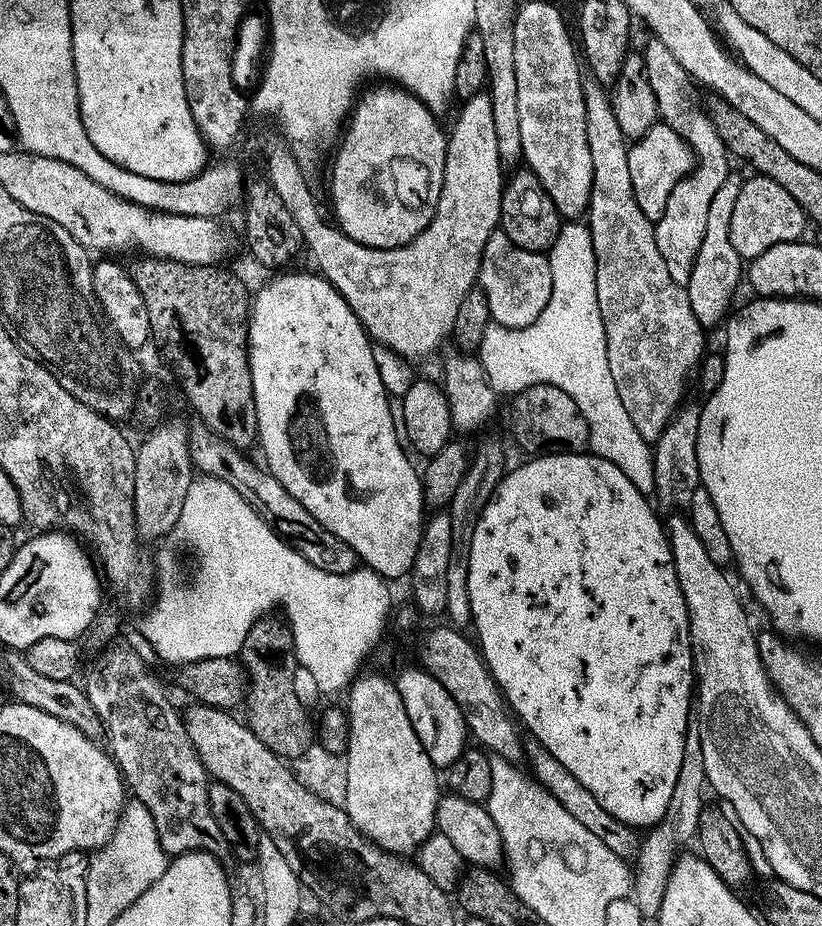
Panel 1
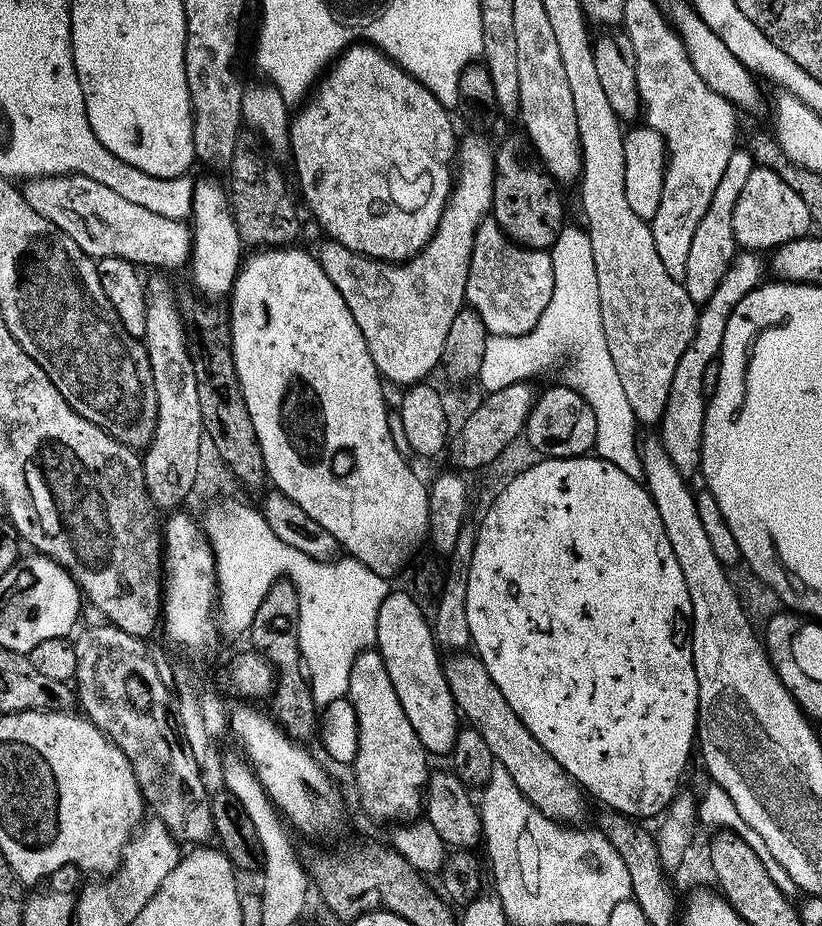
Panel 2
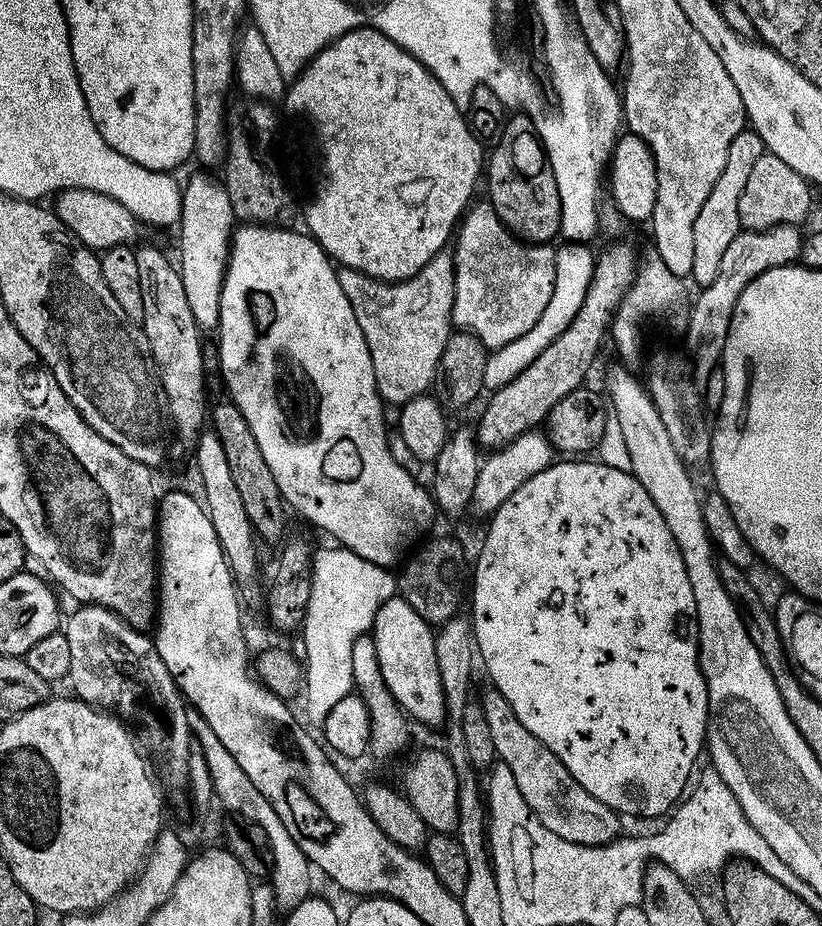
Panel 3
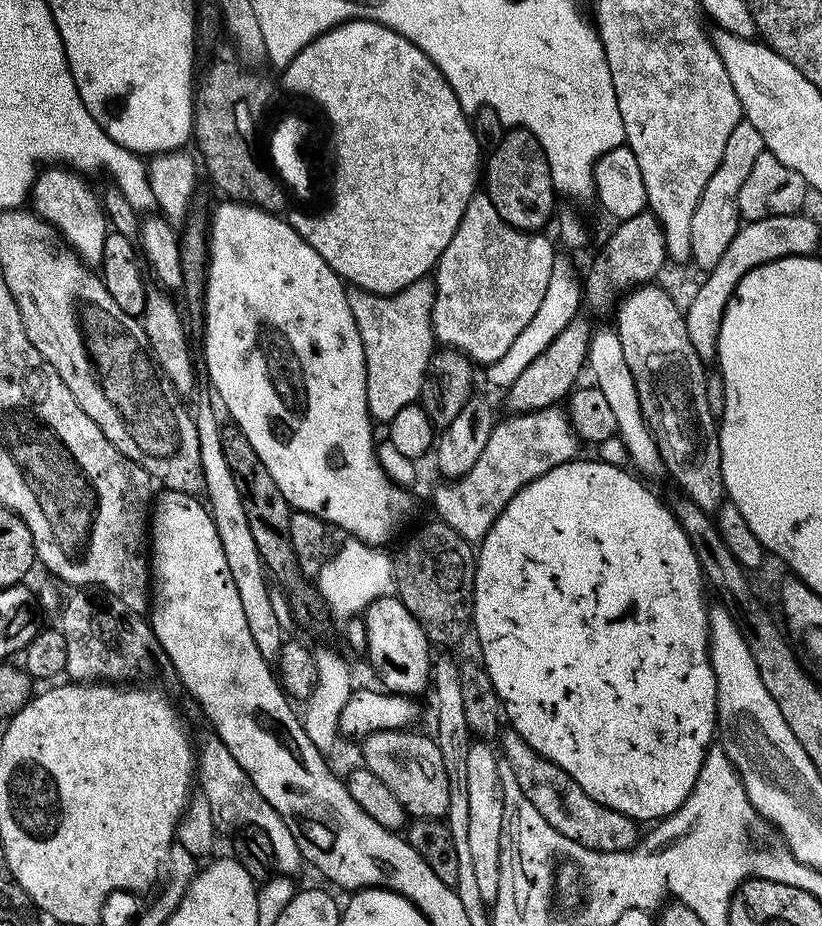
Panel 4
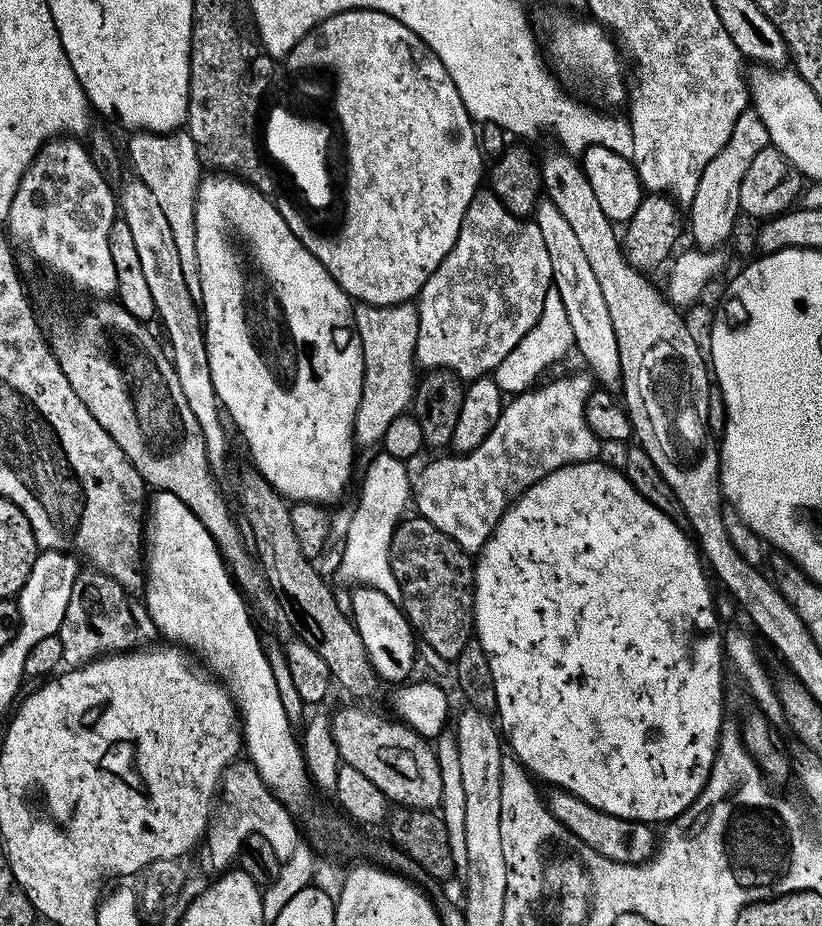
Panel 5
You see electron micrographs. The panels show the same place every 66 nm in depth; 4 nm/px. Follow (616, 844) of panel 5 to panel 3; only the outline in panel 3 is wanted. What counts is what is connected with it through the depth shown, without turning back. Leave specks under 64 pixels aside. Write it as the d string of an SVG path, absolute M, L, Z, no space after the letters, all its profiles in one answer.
M488 686L481 696L478 696L478 703L486 714L486 722L490 726L490 735L494 741L496 760L499 763L510 766L510 774L514 774L514 786L518 786L518 794L530 806L530 810L550 830L550 834L558 834L558 838L566 838L566 842L574 842L582 846L596 846L598 844L610 844L621 835L620 820L621 813L614 811L606 802L598 802L594 794L590 794L562 766L558 754L550 750L522 722L518 722L518 714L502 698L497 688Z

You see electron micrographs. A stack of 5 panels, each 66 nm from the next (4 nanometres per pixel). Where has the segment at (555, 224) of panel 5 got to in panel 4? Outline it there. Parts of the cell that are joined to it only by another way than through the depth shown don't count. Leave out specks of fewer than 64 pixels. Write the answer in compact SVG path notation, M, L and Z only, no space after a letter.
M608 326L600 329L597 327L593 331L592 340L588 344L586 368L589 373L592 371L592 376L596 379L593 380L595 387L602 390L606 403L610 405L610 411L614 413L618 440L624 443L624 448L632 459L631 467L645 477L661 475L664 472L664 463L656 445L656 437L652 435L652 429L644 419L644 406L640 402L639 392L636 389L636 376L626 362L626 354L622 354L622 342L618 338L615 327Z

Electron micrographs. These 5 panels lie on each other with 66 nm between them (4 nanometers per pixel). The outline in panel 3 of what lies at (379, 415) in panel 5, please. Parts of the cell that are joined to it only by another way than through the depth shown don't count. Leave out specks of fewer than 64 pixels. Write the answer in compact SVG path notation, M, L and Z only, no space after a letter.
M444 250L426 262L418 274L395 282L381 282L353 268L339 269L340 285L346 290L346 298L350 298L358 326L362 326L374 366L374 382L385 405L404 405L433 387L435 368L454 328L455 273L453 257Z

